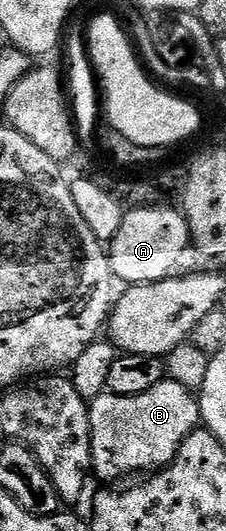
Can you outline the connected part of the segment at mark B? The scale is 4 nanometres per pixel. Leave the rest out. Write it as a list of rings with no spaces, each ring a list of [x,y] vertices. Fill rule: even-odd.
[[[164,380],[149,392],[137,396],[121,396],[104,392],[90,399],[91,468],[94,477],[104,478],[104,483],[115,484],[126,474],[158,472],[170,465],[179,455],[184,440],[200,425],[199,399],[181,384]]]

